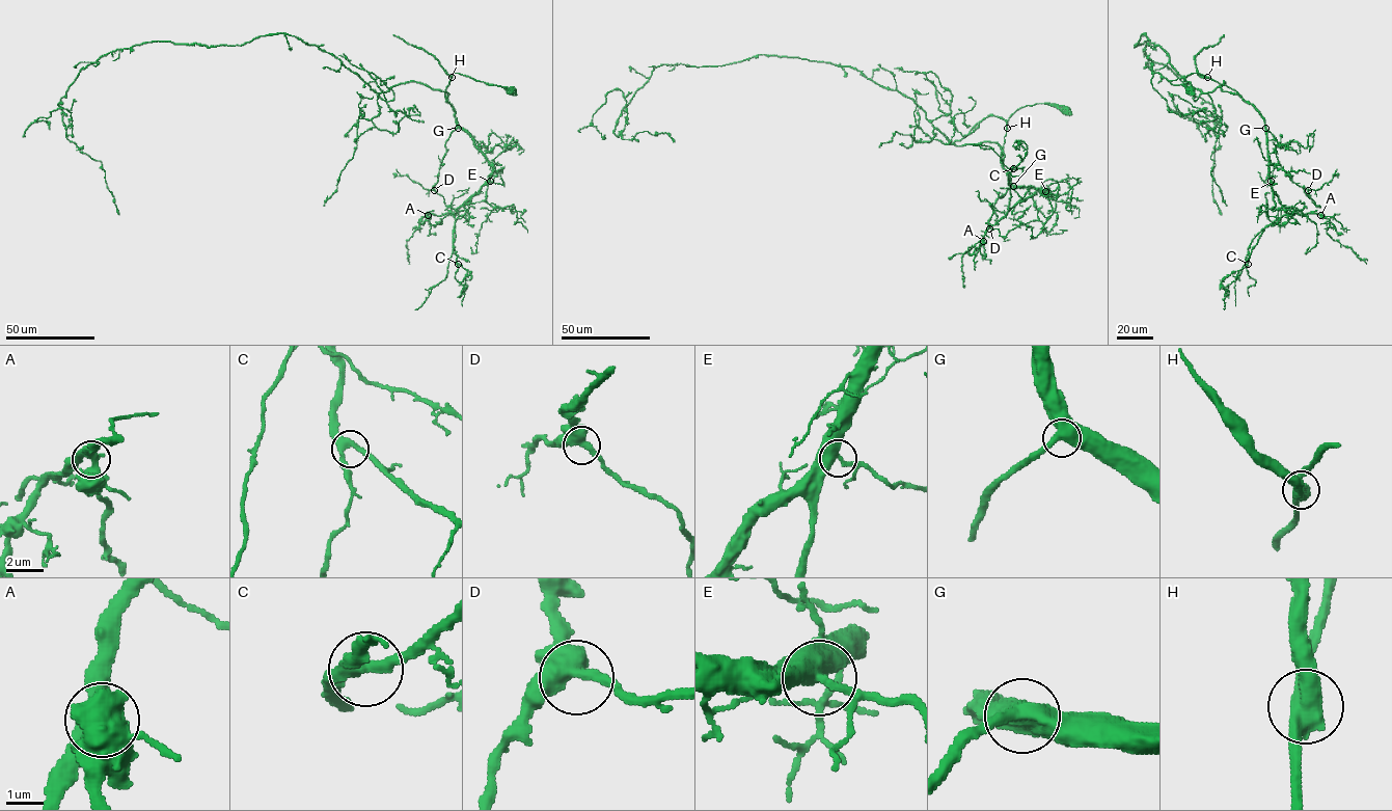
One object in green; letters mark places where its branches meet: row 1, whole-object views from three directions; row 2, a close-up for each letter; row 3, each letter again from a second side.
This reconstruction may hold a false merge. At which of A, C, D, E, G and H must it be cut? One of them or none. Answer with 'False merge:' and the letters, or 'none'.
False merge: H

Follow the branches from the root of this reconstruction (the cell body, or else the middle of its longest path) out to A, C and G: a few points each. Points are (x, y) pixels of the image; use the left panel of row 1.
A: (511, 90), (457, 73), (452, 75), (445, 101), (493, 172), (461, 206), (439, 216), (428, 215)
C: (511, 90), (454, 73), (445, 91), (458, 125), (493, 167), (490, 180), (452, 210), (458, 264)
G: (511, 90), (454, 73), (445, 98), (453, 105), (458, 128)

